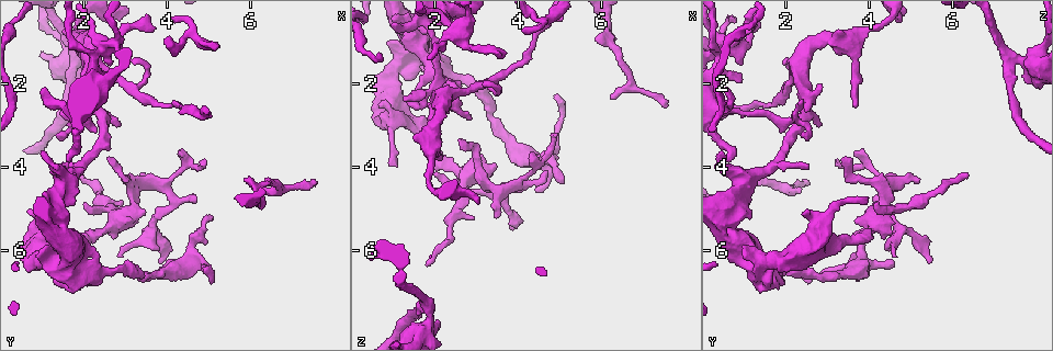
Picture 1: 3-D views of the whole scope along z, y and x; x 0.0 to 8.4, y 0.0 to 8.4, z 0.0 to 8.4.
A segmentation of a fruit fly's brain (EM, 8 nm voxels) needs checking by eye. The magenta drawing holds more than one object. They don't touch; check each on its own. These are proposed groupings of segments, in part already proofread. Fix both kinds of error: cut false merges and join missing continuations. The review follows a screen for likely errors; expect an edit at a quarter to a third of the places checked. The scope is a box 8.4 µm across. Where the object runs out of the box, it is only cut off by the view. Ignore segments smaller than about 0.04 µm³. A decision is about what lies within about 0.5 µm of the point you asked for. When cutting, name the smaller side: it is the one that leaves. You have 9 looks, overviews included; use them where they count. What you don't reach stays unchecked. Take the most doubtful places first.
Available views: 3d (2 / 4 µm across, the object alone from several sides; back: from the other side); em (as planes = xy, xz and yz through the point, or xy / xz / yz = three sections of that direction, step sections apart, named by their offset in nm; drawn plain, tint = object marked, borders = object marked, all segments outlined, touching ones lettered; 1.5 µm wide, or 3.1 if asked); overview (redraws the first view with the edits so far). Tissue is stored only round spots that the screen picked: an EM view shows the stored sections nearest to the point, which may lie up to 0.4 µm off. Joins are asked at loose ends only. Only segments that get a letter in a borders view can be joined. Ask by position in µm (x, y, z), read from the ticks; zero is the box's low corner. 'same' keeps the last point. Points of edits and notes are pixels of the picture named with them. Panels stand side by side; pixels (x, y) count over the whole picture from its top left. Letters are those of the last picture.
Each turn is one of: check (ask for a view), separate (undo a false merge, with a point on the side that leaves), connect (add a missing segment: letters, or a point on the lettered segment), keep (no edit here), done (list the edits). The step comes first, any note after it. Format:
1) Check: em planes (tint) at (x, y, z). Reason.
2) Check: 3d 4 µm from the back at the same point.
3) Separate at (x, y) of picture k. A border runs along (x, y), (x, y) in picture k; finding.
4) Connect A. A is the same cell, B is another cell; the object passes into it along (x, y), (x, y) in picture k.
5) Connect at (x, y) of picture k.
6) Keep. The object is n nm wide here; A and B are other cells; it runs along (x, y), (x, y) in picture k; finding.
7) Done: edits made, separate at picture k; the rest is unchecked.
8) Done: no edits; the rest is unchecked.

Check: em yz step 4 (tint) at (3.45, 4.30, 5.20). Branch stops here.

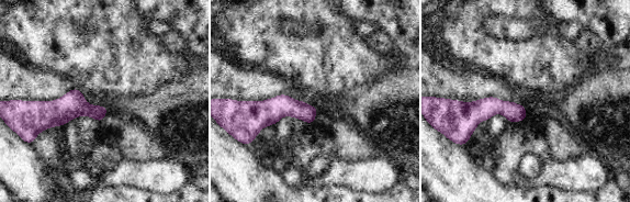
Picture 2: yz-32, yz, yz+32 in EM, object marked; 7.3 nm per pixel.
Check: em planes (borders) at the same point. Cut it another way.

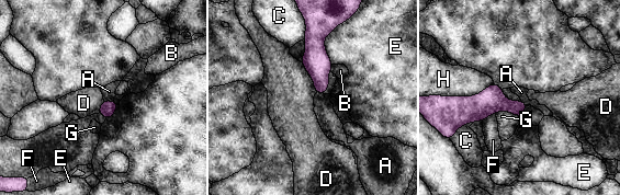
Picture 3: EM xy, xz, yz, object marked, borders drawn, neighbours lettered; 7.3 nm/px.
Keep. A, B, C, D, E, F, G and H are other cells; a border runs along (301, 62), (312, 79), (315, 93) in picture 3; none of them fits.

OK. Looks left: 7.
Check: 3d 2 µm at (0.90, 6.15, 1.00). Thick end.

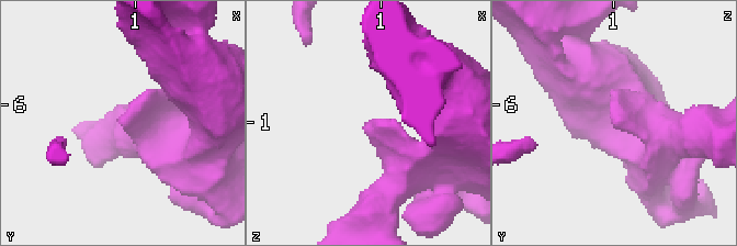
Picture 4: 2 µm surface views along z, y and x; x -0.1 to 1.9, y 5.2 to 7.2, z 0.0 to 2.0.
Check: em planes (borders) at (0.88, 6.18, 0.96). Now the EM.

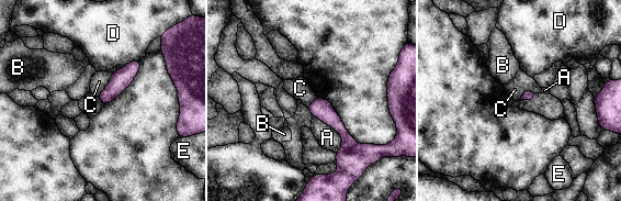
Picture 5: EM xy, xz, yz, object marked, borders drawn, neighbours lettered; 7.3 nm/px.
Keep. A, B, C, D and E are other cells; it runs along (318, 100), (346, 136), (338, 155) in picture 5; no lettered segment goes on from it.

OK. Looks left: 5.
Check: em yz step 8 (borders) at (6.25, 4.60, 2.35). An open end.

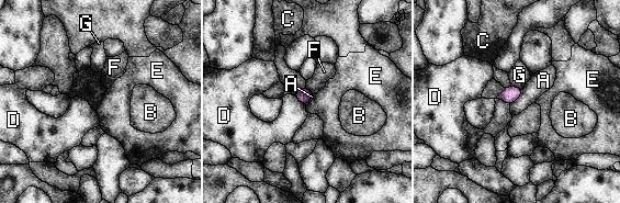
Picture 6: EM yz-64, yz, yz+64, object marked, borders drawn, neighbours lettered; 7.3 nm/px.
Keep. A, B, C, D, E, F and G are other cells; a border runs along (522, 89), (522, 93), (510, 105) in picture 6; no lettered segment goes on from it.

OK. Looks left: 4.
Check: em planes (borders) at (1.90, 1.45, 7.45). Thin arm on a thick one.

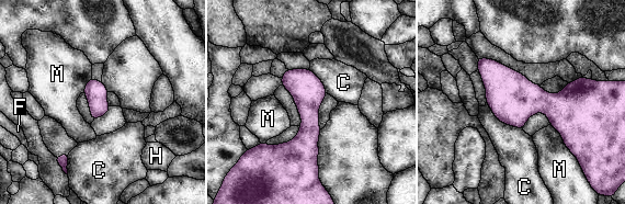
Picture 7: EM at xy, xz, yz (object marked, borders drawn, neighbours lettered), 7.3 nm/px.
Keep. The object is 160 nm wide here; C, F, H and M are other cells; continuous, no second cell.

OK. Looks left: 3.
Done: no edits; the rest is unchecked.

